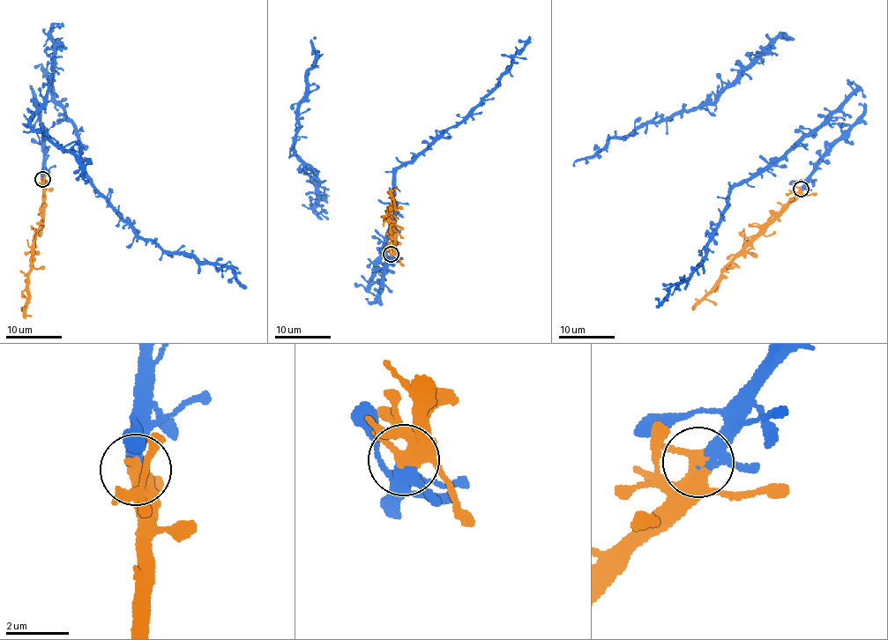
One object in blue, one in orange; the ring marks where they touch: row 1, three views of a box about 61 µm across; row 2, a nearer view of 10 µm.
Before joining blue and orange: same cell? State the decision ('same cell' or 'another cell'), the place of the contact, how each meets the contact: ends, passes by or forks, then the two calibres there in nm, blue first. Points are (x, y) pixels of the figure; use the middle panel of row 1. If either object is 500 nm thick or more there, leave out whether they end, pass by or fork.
same cell; at (391, 254); blue passes by; orange passes by; 340 nm thick on the blue side, 400 nm on the other

